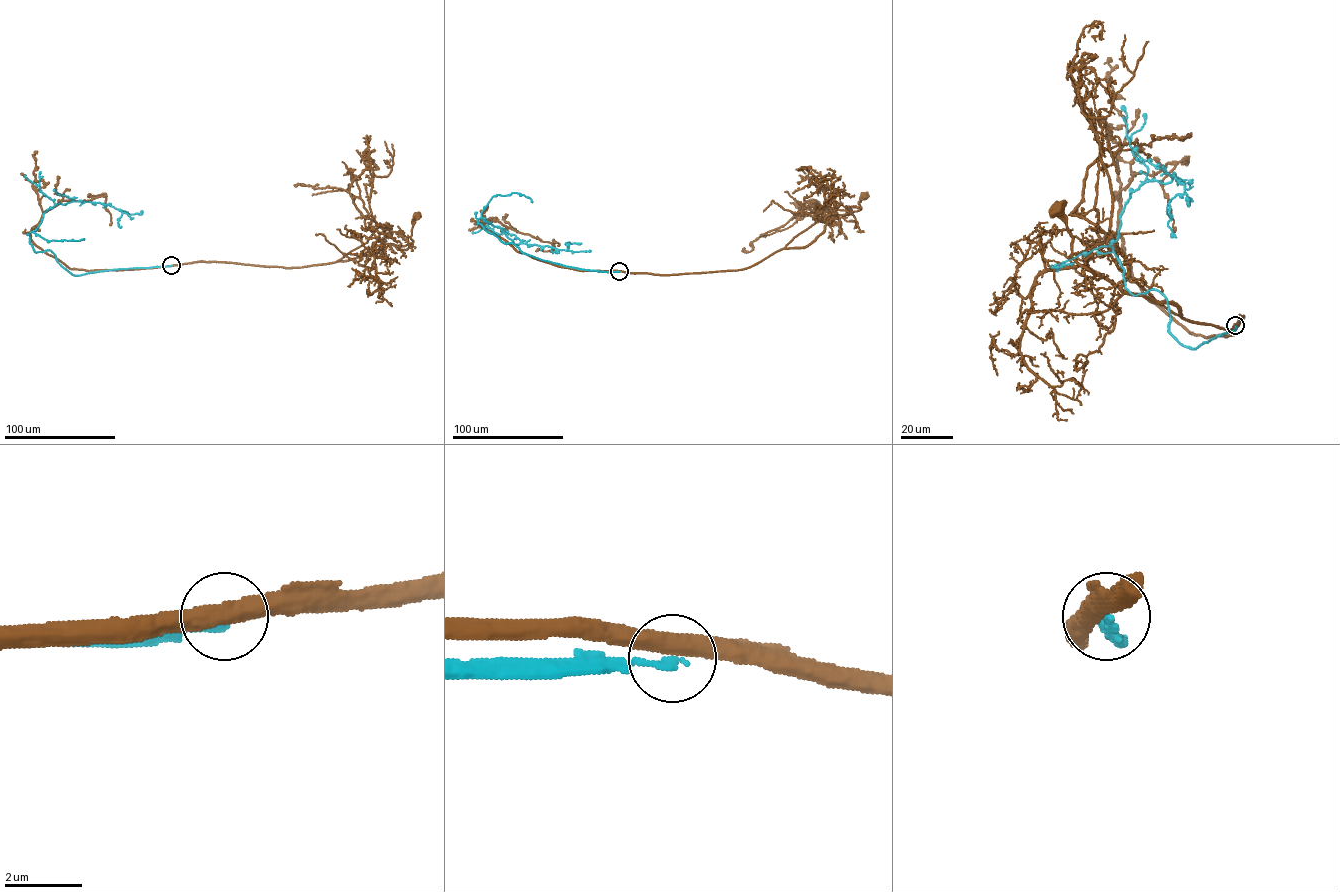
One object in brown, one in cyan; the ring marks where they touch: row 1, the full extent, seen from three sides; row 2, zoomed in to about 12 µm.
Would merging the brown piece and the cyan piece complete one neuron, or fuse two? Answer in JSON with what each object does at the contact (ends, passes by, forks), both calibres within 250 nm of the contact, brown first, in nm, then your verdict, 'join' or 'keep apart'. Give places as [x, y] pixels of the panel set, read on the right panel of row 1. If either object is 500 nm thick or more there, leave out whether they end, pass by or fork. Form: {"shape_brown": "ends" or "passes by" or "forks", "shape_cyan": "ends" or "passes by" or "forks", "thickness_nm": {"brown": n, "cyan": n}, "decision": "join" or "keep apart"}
{"shape_brown": "passes by", "shape_cyan": "ends", "thickness_nm": {"brown": 460, "cyan": 160}, "decision": "keep apart"}

